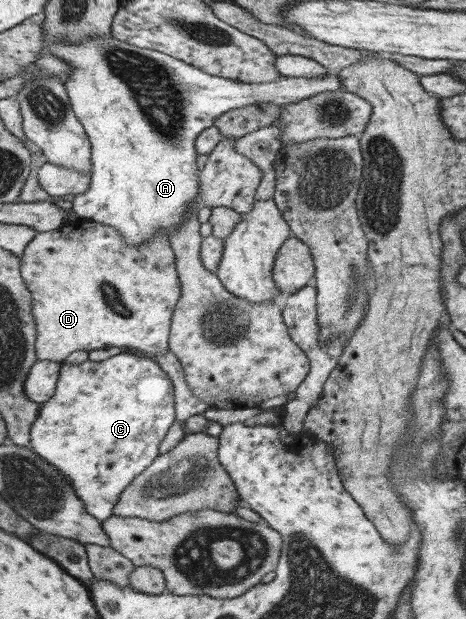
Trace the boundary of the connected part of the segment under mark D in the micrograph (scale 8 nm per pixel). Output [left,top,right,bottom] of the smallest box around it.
[22,219,181,364]

